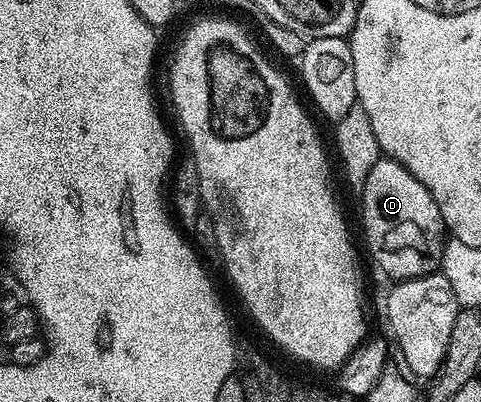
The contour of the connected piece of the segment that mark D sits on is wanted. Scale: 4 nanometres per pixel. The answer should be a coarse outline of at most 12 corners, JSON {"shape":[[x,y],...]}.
{"shape":[[383,156],[362,229],[395,282],[439,272],[448,240],[424,183]]}

